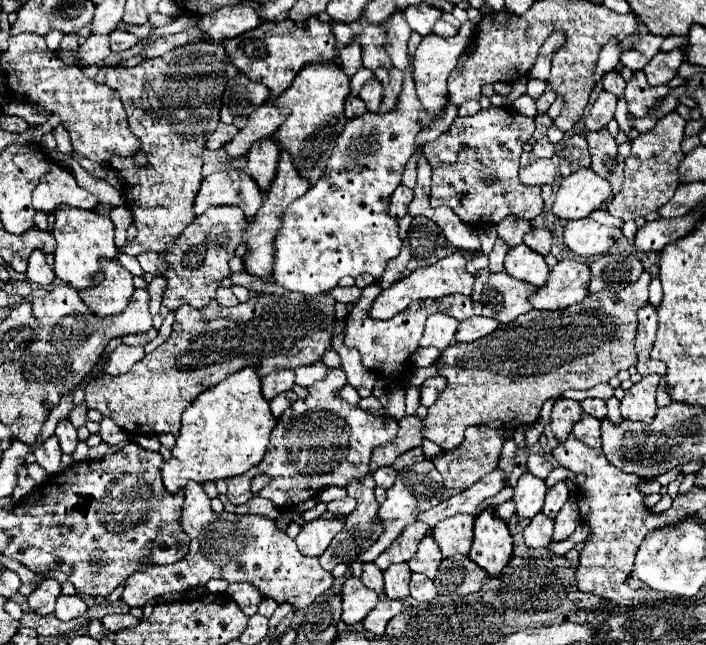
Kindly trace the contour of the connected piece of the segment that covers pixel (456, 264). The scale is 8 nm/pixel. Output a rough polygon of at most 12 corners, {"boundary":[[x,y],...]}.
{"boundary":[[455,252],[383,290],[369,308],[389,320],[415,300],[473,294]]}

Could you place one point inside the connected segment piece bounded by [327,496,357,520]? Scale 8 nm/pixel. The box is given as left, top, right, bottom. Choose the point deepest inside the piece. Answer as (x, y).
(340, 508)

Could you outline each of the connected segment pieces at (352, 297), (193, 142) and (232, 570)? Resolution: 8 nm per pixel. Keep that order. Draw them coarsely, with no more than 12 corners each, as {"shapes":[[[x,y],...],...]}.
{"shapes":[[[337,286],[329,294],[337,302],[357,304],[361,290]],[[223,44],[107,70],[147,156],[109,160],[163,252],[193,220],[203,148],[239,70]],[[187,484],[189,552],[127,580],[121,600],[145,606],[211,578],[253,584],[305,610],[331,588],[273,520],[215,514]]]}

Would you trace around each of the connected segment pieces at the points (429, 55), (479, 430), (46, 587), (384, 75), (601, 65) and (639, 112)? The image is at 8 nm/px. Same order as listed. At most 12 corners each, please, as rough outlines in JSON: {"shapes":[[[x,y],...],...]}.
{"shapes":[[[475,36],[421,38],[413,60],[415,92],[431,116],[447,100],[447,78]],[[469,426],[431,458],[445,488],[467,490],[497,468],[503,428]],[[43,580],[29,596],[31,612],[53,614],[61,594],[57,580]],[[379,68],[375,78],[383,84],[379,112],[395,108],[403,72],[399,68]],[[609,42],[599,54],[595,82],[619,64],[623,44]],[[643,72],[627,82],[625,100],[633,118],[647,116],[669,88],[651,88]]]}

